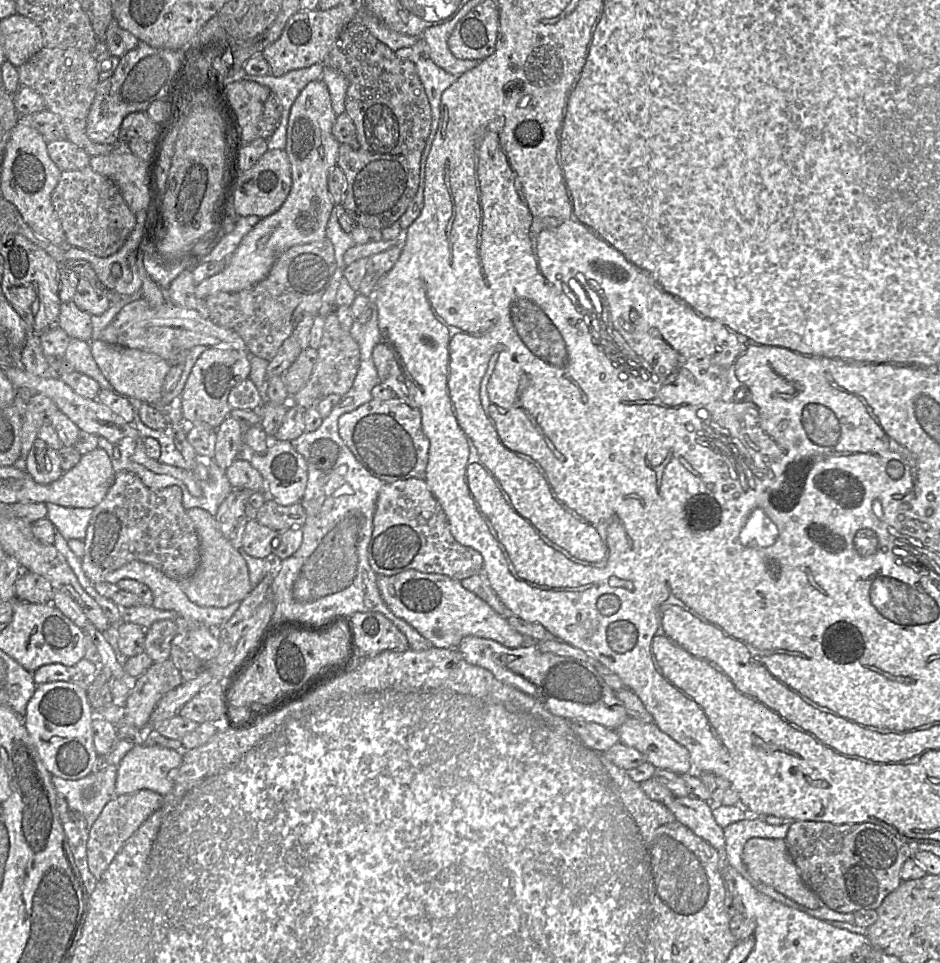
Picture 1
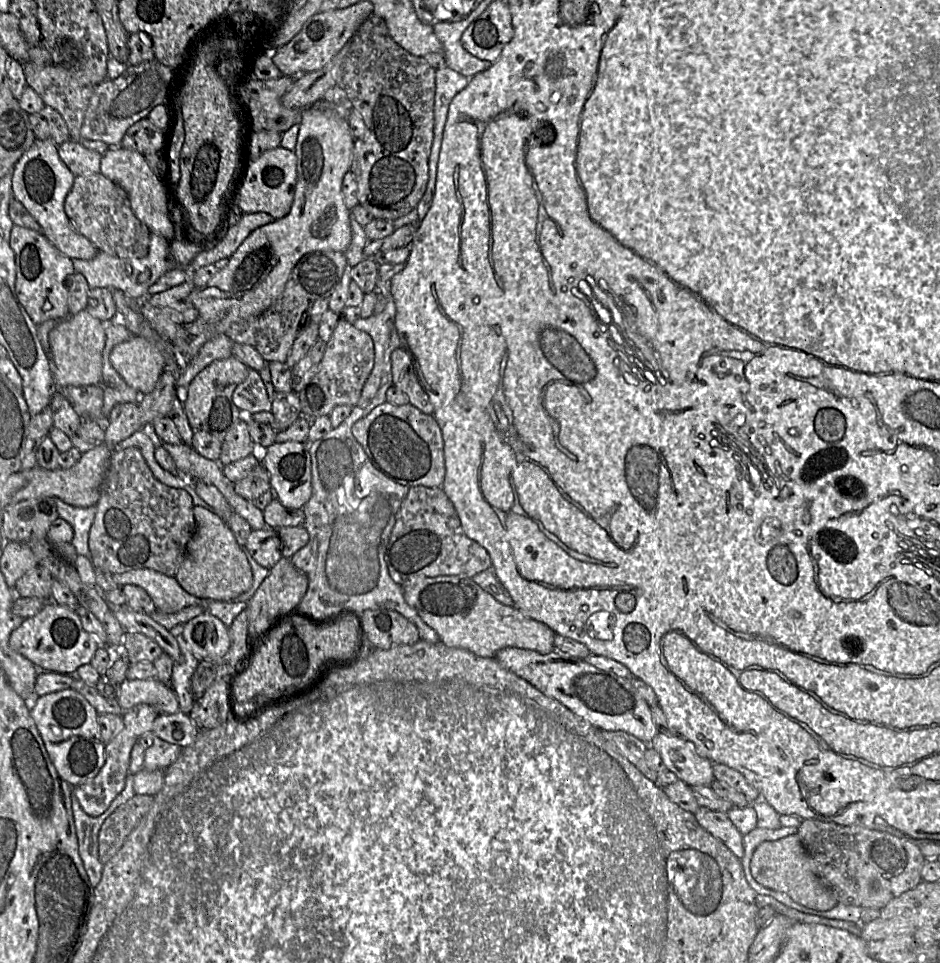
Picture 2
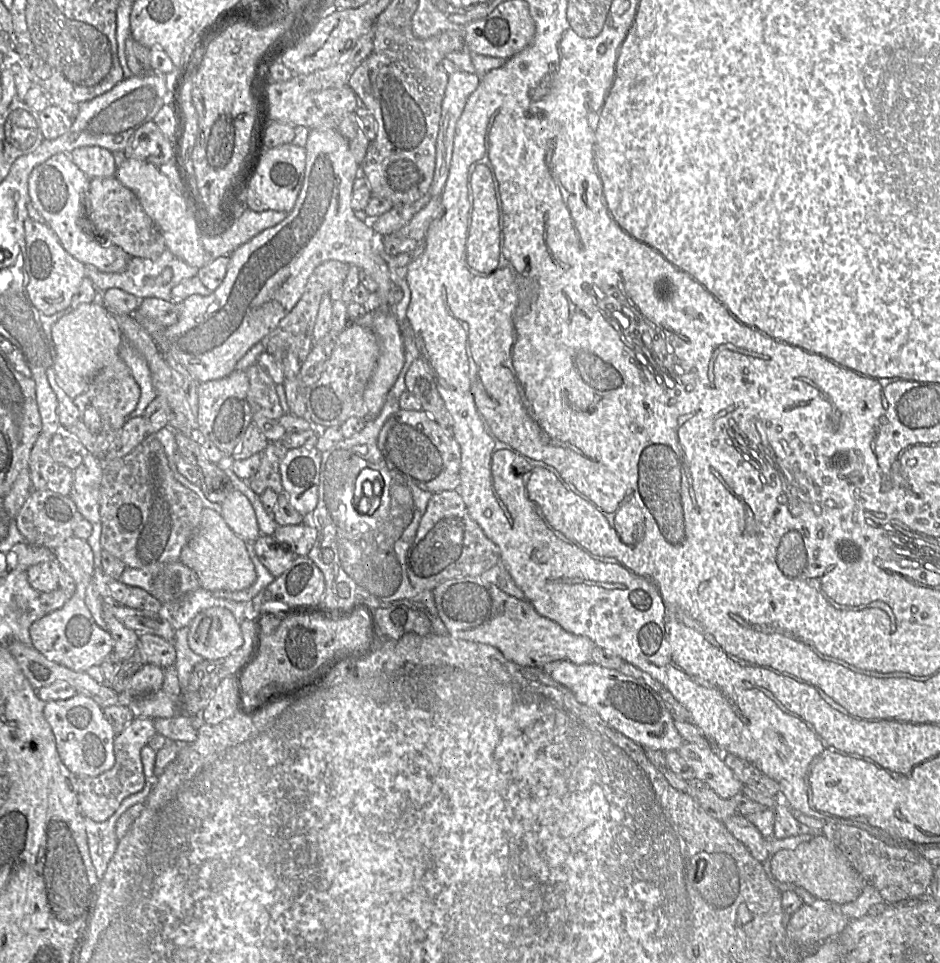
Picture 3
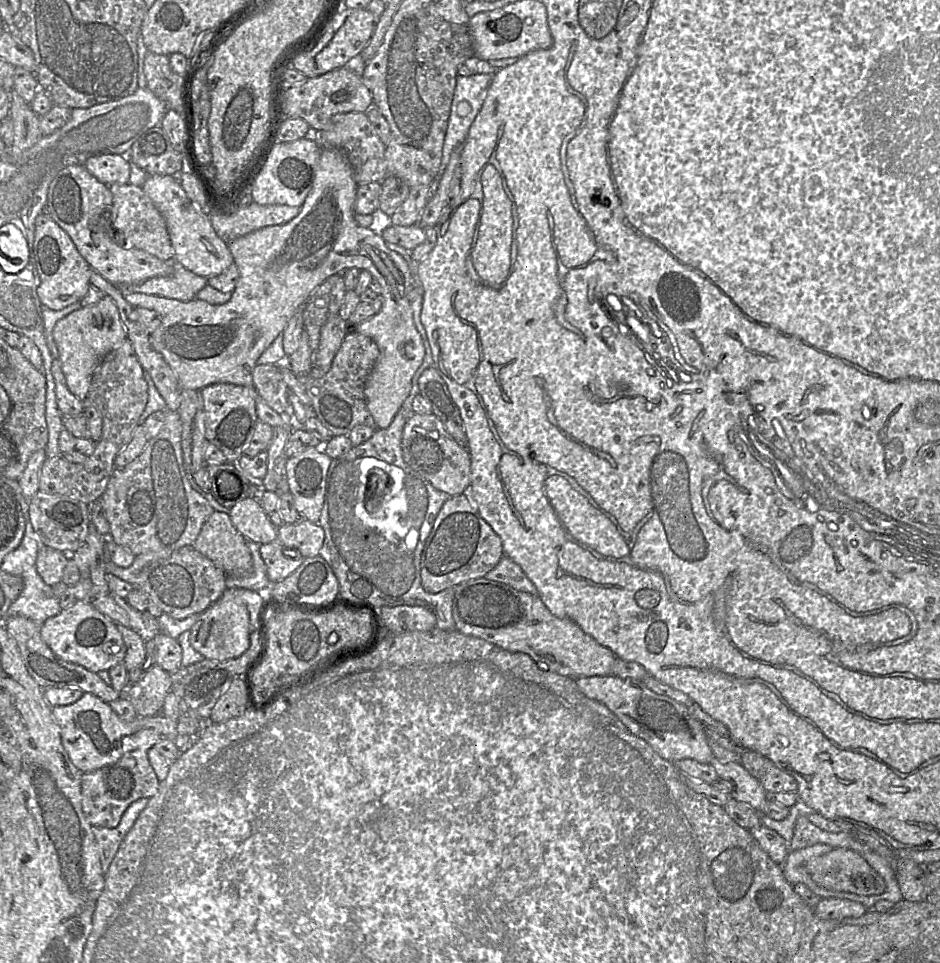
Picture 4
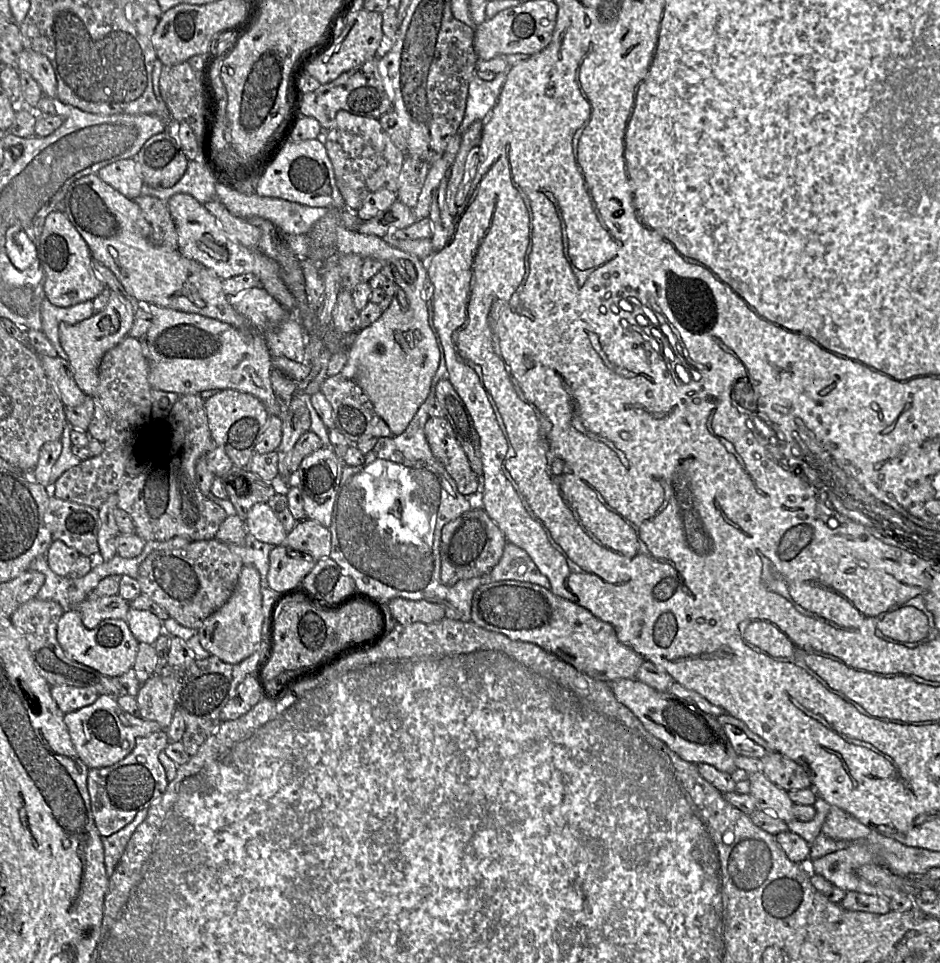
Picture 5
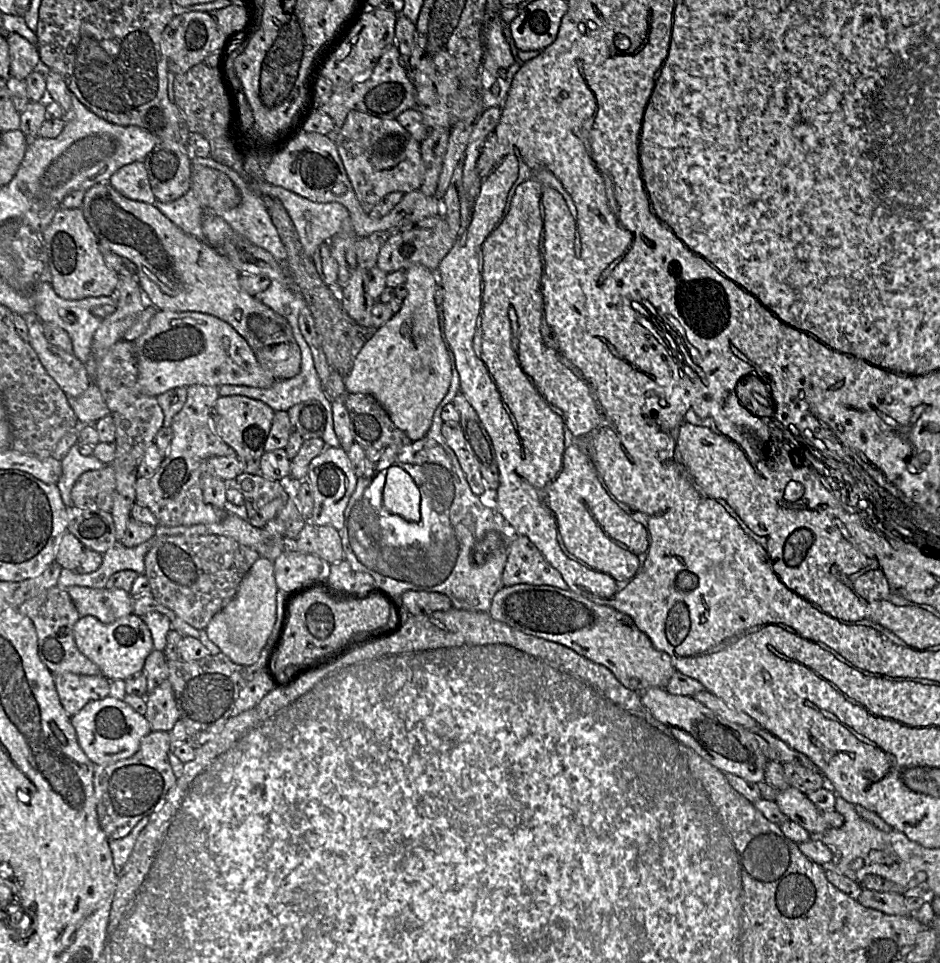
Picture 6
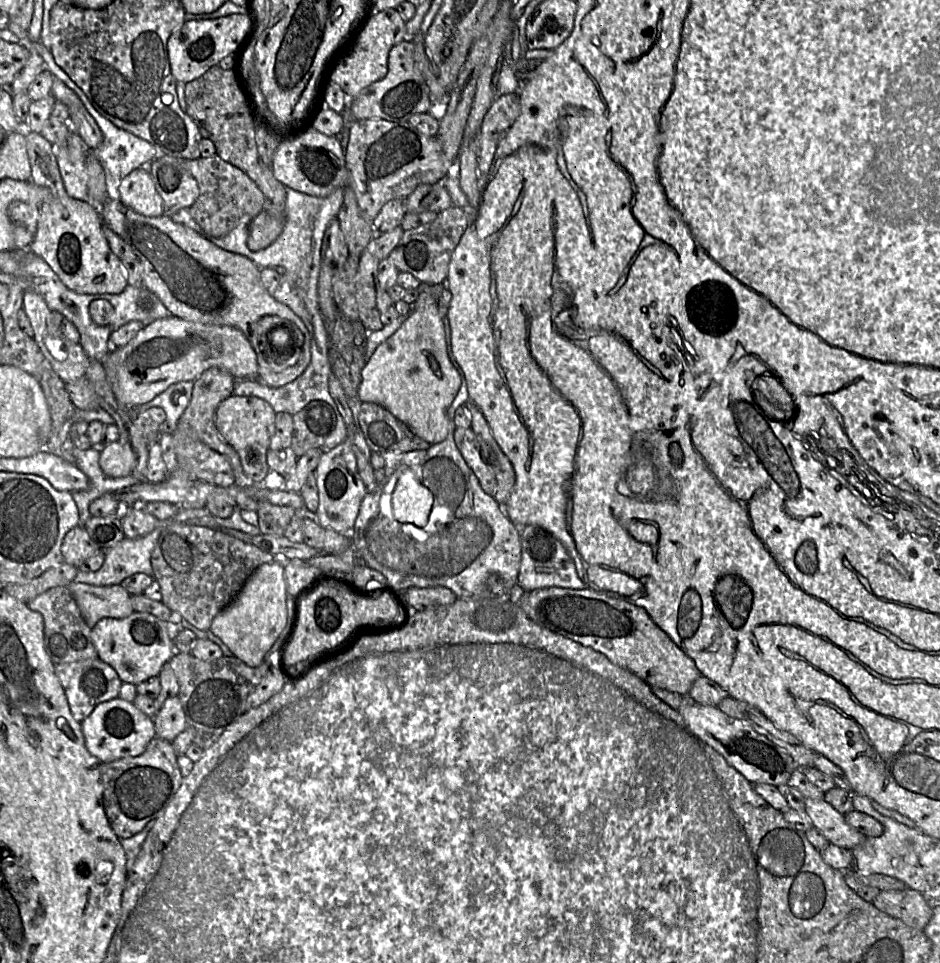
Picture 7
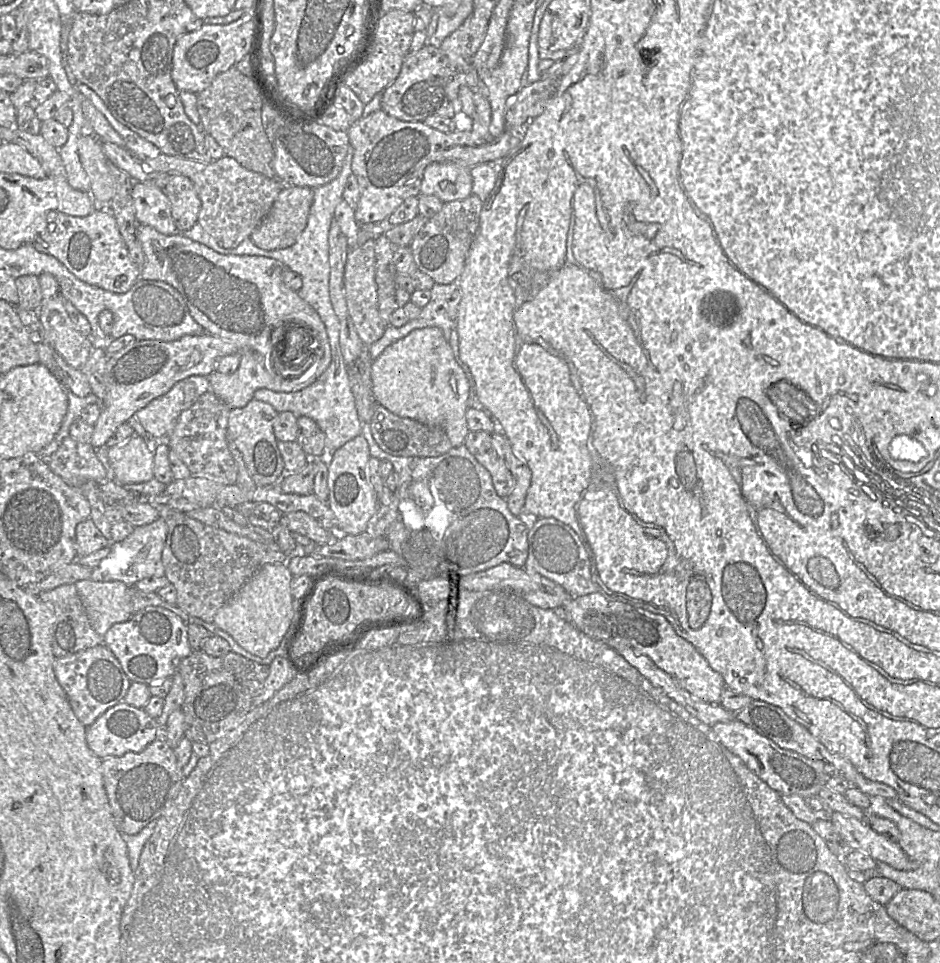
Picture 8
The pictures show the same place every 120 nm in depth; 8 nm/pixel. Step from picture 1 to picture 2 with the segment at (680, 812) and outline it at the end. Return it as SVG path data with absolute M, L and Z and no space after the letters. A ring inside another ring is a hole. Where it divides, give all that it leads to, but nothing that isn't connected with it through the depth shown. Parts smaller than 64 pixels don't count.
M700 806L693 814L698 823L713 836L720 839L733 854L738 858L743 856L743 834L738 831L726 812Z

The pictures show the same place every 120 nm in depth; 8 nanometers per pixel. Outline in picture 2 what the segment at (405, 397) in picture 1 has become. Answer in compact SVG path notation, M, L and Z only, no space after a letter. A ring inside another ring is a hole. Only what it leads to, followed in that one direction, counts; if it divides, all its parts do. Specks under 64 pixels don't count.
M402 348L391 355L393 386L407 395L409 403L421 412L432 415L434 407L413 369L410 356Z

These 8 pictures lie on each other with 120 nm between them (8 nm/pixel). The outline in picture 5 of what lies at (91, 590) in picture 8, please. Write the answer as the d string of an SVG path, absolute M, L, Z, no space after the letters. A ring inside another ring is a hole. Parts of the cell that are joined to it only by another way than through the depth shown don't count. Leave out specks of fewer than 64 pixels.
M119 595L105 596L97 599L85 599L77 605L82 622L88 629L95 628L106 619L126 620L129 603Z

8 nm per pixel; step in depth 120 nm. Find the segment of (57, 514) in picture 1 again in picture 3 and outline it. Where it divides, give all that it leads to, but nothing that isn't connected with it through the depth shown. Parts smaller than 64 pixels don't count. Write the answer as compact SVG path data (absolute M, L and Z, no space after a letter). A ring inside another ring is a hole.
M84 453L83 463L74 470L73 487L69 498L75 503L78 512L92 526L87 539L94 555L94 567L101 568L102 547L100 544L101 518L99 512L100 483L103 463L95 455Z

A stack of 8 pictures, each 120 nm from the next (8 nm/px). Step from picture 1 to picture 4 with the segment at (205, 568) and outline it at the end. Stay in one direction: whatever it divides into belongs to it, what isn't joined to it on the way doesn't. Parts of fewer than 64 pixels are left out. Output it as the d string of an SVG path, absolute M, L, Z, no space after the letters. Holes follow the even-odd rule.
M214 511L192 546L227 576L250 576L253 572L247 539L235 528L227 513Z

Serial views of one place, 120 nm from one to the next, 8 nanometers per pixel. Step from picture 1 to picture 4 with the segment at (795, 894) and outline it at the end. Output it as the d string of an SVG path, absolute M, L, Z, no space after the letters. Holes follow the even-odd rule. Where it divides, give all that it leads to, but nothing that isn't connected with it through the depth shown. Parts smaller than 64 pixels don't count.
M835 847L812 858L806 870L825 889L858 895L876 895L885 890L883 877L857 852Z

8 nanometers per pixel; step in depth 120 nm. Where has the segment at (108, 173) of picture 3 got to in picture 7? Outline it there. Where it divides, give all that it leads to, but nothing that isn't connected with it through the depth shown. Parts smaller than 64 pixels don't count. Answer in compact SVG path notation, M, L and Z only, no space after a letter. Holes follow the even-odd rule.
M137 168L117 186L120 201L135 212L147 217L164 215L163 200L145 168Z

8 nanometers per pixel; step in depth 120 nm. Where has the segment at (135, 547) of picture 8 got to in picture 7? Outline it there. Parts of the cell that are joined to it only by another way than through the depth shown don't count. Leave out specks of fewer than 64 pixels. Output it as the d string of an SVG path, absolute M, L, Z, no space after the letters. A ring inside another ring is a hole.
M155 527L145 536L122 539L117 545L105 551L105 560L99 570L78 571L74 582L111 586L120 585L125 578L138 573L152 576L151 554L161 532L161 527Z

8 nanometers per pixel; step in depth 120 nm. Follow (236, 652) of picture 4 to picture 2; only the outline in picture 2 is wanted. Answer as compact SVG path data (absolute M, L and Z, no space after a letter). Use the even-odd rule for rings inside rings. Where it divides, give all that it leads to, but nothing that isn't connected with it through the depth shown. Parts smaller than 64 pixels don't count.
M207 612L185 623L183 637L199 661L219 659L231 645L228 627Z

